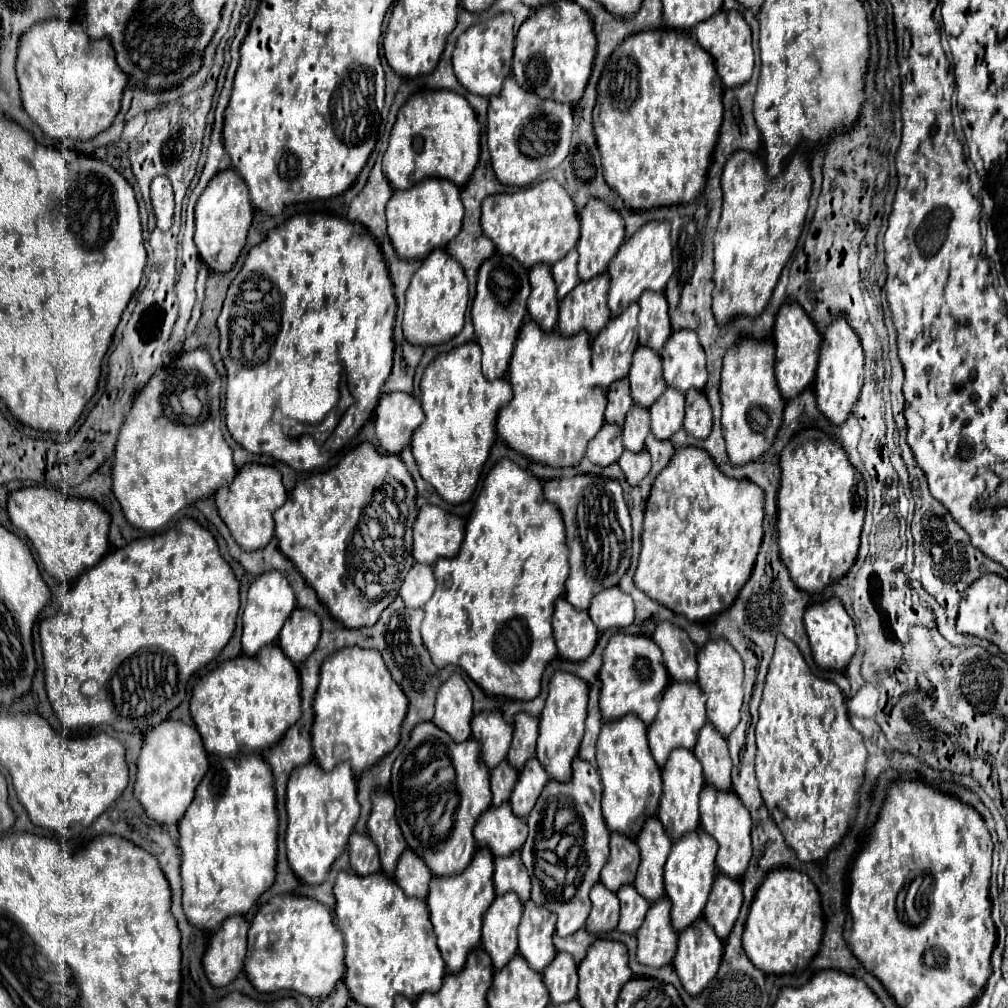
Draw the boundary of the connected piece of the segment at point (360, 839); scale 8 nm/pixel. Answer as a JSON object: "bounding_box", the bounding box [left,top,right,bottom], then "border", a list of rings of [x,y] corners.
{"bounding_box":[348,834,380,876],"border":[[[352,834],[350,836],[350,848],[348,848],[348,856],[350,856],[350,866],[356,874],[360,876],[368,876],[368,874],[376,874],[380,870],[380,858],[378,858],[378,848],[372,842],[372,838],[368,834]]]}

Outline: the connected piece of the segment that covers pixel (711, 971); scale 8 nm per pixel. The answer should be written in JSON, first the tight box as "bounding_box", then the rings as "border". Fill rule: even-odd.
{"bounding_box":[674,918,724,996],"border":[[[704,918],[696,920],[678,938],[674,968],[686,992],[696,996],[718,974],[724,942],[716,936]]]}

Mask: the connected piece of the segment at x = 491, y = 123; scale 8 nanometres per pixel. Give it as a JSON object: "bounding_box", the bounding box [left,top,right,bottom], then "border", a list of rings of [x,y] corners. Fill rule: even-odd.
{"bounding_box":[488,76,572,186],"border":[[[510,76],[502,92],[490,98],[488,108],[488,148],[496,178],[506,186],[528,186],[544,172],[556,168],[570,152],[572,106],[554,100],[542,100],[526,92]]]}

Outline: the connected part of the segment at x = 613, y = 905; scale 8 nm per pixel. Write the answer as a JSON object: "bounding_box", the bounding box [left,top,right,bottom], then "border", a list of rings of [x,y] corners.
{"bounding_box":[586,882,620,932],"border":[[[598,882],[590,890],[590,900],[592,900],[592,912],[586,918],[586,930],[588,932],[614,930],[620,918],[620,906],[616,894]]]}

